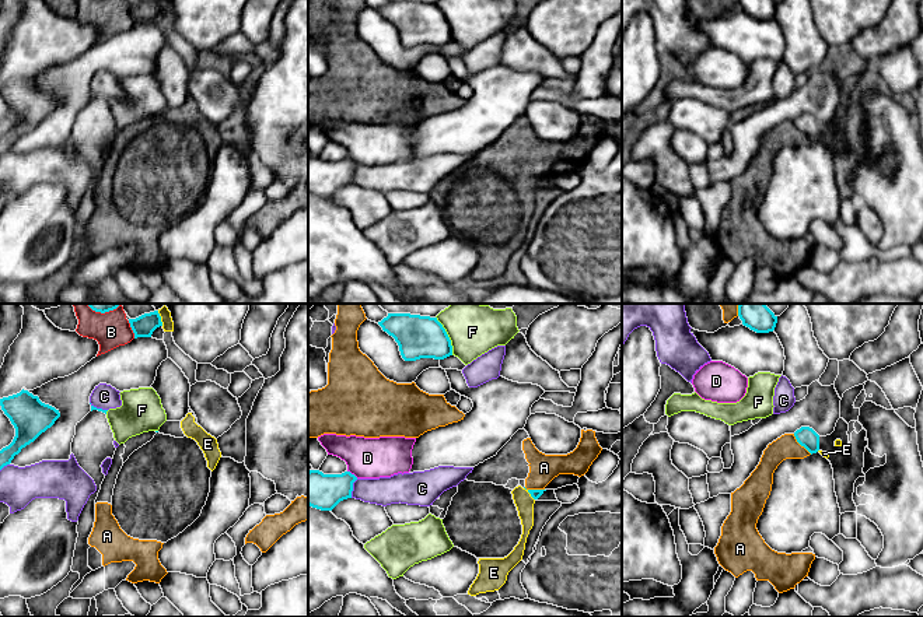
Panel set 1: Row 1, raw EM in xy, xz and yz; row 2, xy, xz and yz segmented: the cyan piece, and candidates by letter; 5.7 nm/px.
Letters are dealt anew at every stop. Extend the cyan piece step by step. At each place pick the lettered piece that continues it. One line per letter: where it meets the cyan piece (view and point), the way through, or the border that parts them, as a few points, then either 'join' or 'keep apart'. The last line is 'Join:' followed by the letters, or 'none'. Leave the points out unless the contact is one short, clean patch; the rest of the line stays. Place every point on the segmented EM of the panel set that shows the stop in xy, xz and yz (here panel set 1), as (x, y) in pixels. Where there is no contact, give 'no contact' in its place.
A: meets cyan in yz at (801, 445); keep apart
B: meets cyan in xy at (132, 329); keep apart
C: meets cyan in xz at (352, 488); keep apart
D: meets cyan in xz at (353, 474); keep apart
E: meets cyan in xy at (160, 318); keep apart
F: meets cyan in xz at (447, 336); keep apart
Join: none

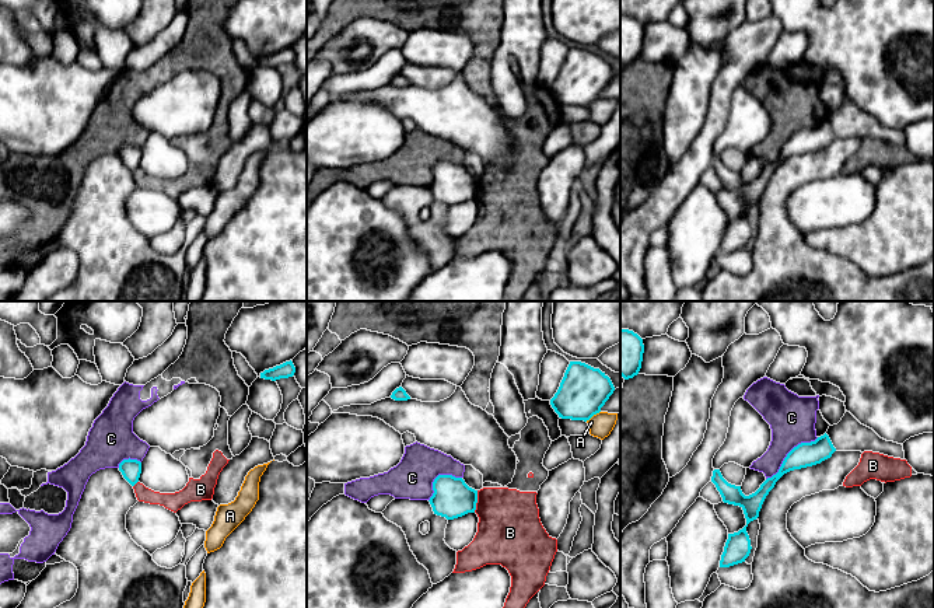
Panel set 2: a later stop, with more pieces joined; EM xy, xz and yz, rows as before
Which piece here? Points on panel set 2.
A: meets cyan in xz at (593, 415); border along xz (600, 411), (586, 420); keep apart
B: meets cyan in xz at (476, 502); keep apart
C: meets cyan in yz at (789, 453); keep apart
Join: none

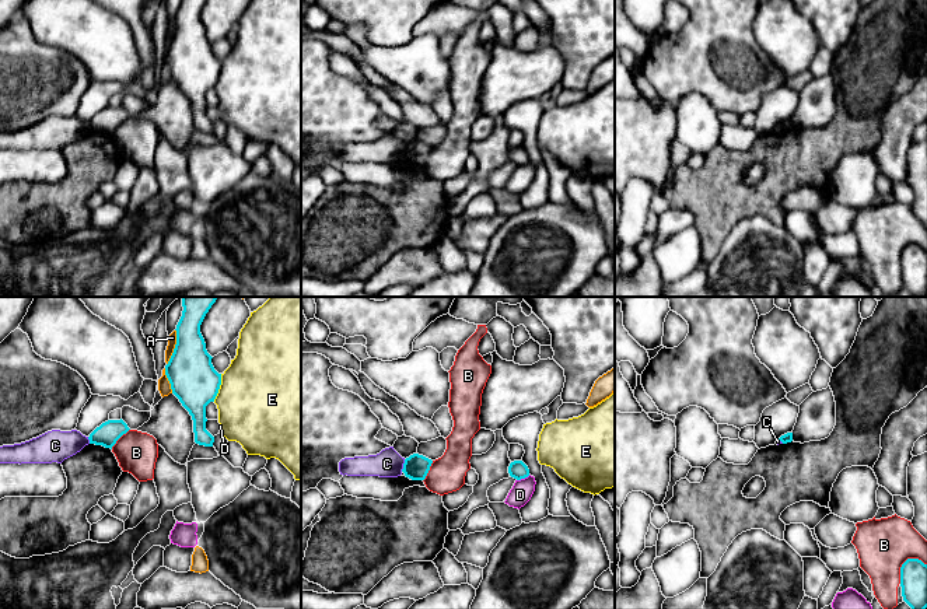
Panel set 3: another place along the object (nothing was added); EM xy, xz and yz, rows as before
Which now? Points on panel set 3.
A: meets cyan in xy at (175, 347); keep apart
B: meets cyan in xy at (119, 437); keep apart
C: meets cyan in xz at (403, 465); border along xz (405, 459), (401, 471); keep apart
D: meets cyan in xz at (523, 478); border along xz (530, 475), (517, 480); keep apart
E: meets cyan in xy at (219, 388); keep apart
Join: none

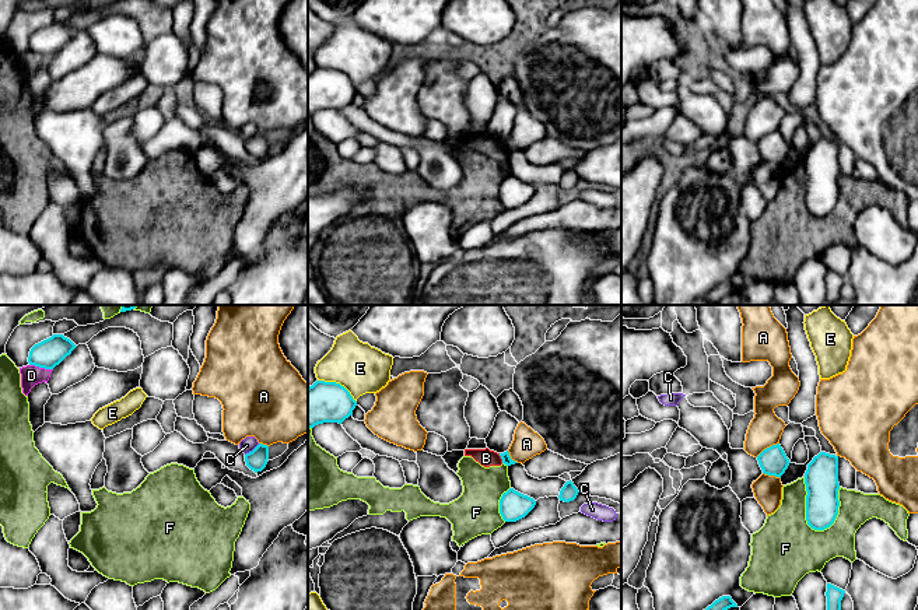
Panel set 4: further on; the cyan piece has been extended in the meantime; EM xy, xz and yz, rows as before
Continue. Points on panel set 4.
A: meets cyan in yz at (767, 448); border along yz (778, 442), (764, 448), (756, 456); keep apart
B: meets cyan in xz at (501, 458); border along xz (498, 454), (503, 462); keep apart
C: meets cyan in xy at (253, 449); border along xy (259, 444), (245, 455); keep apart
D: meets cyan in xy at (41, 367); keep apart
E: meets cyan in xz at (339, 384); keep apart
F: meets cyan in yz at (806, 508); keep apart
Join: none

